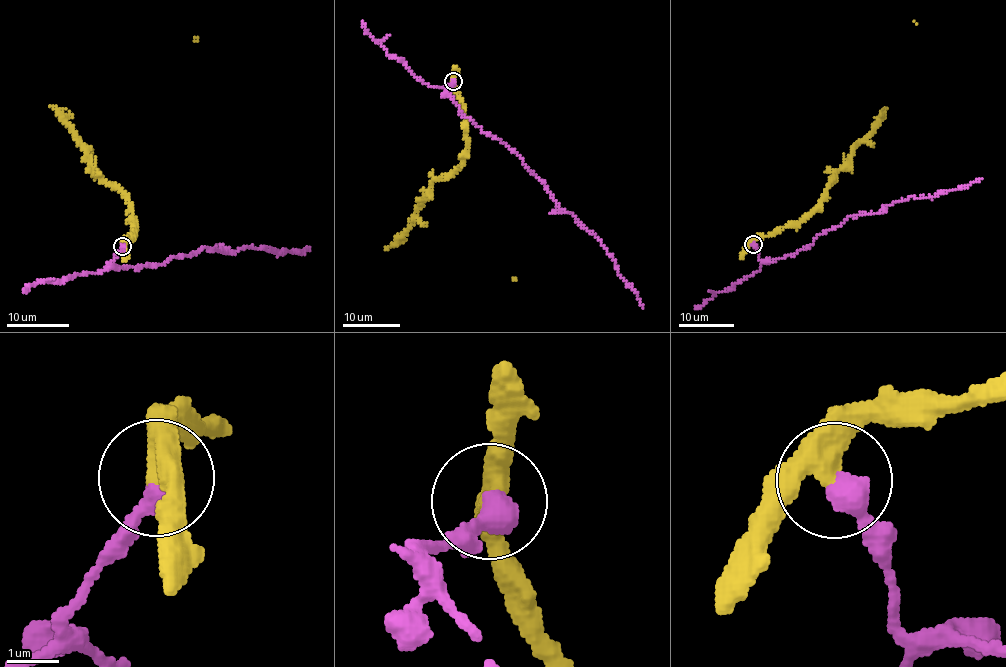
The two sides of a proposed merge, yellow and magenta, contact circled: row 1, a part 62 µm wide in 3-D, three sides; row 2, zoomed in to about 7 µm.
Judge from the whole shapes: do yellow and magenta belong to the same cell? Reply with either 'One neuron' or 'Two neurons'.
Two neurons

